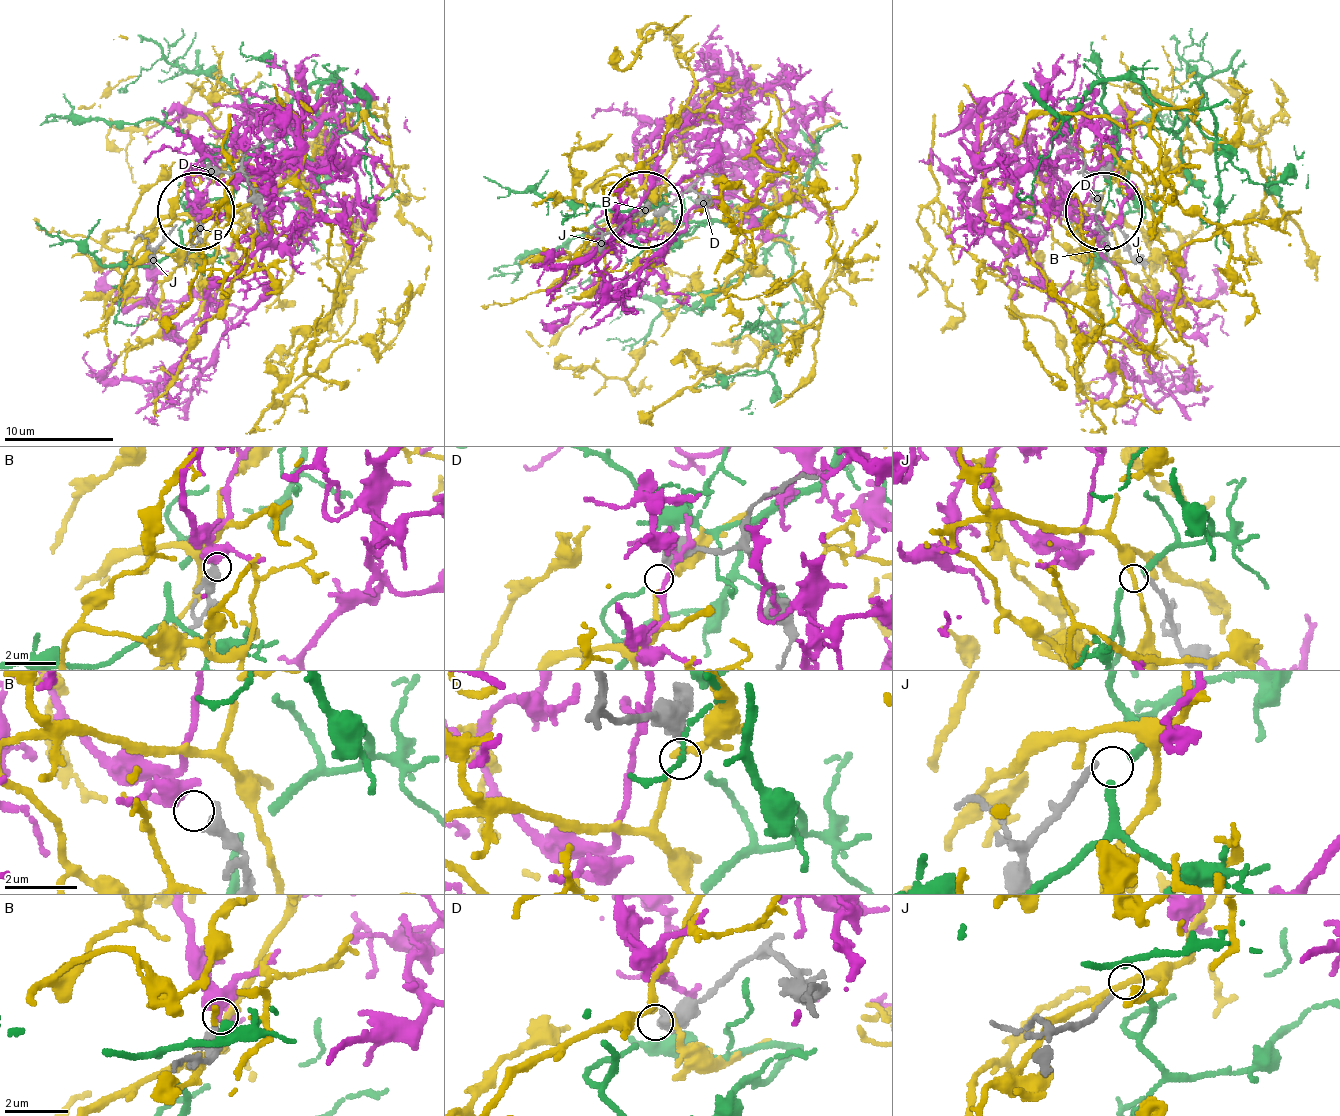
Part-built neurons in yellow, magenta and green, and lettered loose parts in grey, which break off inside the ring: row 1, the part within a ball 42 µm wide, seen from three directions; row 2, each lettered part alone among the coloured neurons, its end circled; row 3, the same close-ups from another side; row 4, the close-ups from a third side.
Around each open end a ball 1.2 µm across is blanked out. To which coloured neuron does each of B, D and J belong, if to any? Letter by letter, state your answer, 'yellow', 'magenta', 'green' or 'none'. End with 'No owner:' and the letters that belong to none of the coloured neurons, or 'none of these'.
B: magenta
D: yellow
J: green
No owner: none of these

